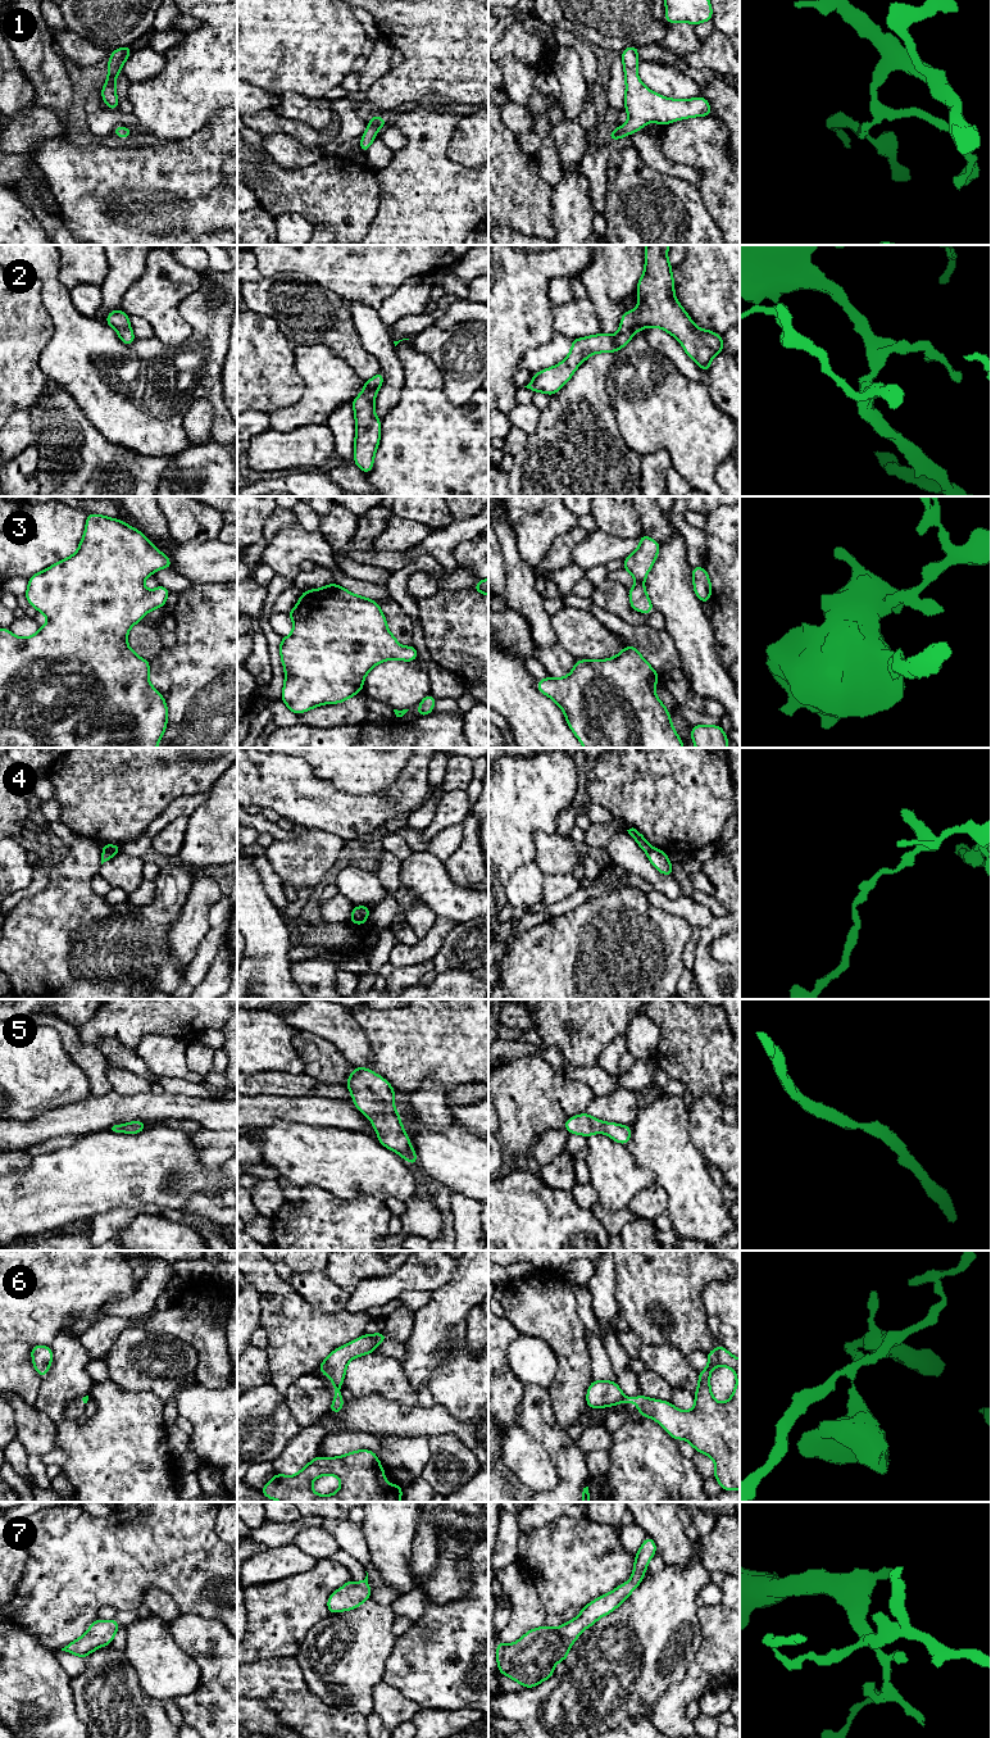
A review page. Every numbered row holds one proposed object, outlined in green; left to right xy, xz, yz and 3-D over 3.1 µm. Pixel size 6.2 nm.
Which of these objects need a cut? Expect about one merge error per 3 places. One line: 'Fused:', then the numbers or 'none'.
Fused: 4, 6

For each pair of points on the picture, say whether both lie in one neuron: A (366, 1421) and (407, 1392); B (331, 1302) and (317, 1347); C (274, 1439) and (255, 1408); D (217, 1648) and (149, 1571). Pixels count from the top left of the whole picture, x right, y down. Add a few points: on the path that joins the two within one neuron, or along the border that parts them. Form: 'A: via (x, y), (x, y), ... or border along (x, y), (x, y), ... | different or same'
A: border along (364, 1396), (381, 1394), (404, 1410), (417, 1403) | different
B: border along (301, 1296), (314, 1307), (327, 1312), (345, 1310) | different
C: via (267, 1432), (259, 1424), (258, 1416) | same
D: border along (181, 1612), (191, 1612), (216, 1620) | different

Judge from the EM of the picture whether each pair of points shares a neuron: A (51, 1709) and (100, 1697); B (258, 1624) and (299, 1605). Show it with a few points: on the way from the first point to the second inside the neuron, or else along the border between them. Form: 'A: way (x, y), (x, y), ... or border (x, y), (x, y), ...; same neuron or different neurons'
A: border (71, 1678), (74, 1711), (83, 1724); different neurons
B: way (268, 1624), (289, 1609); same neuron

